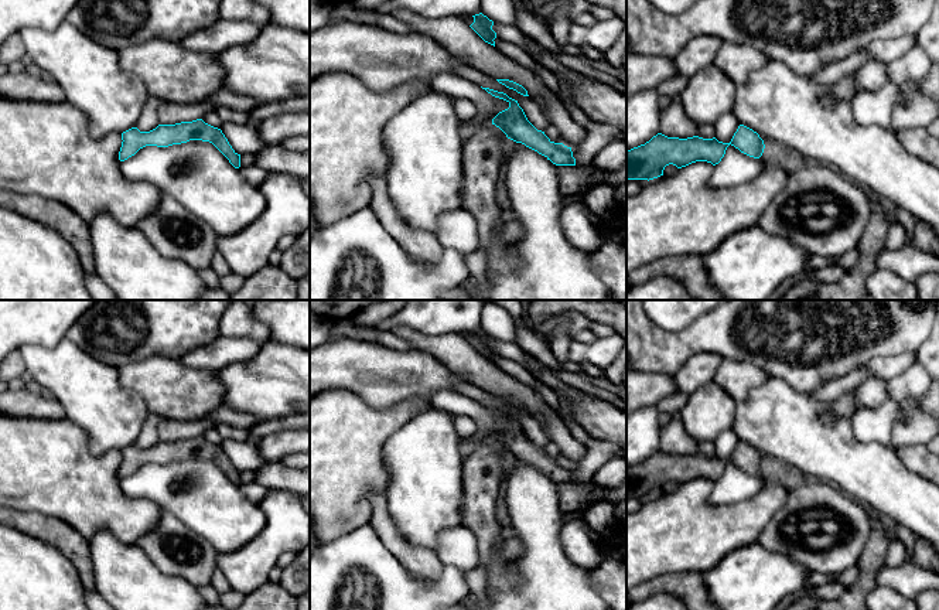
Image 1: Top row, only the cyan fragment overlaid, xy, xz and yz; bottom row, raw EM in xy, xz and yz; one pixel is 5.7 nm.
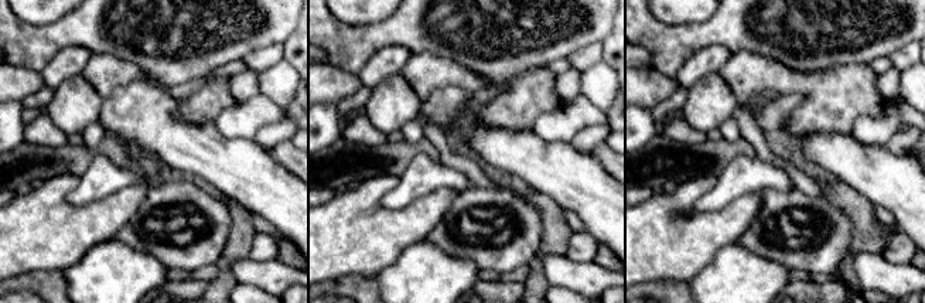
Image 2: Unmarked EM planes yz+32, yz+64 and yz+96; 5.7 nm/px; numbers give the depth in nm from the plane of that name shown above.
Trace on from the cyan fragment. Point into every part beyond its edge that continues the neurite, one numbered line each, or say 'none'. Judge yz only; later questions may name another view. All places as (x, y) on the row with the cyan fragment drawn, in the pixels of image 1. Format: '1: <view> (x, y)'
none

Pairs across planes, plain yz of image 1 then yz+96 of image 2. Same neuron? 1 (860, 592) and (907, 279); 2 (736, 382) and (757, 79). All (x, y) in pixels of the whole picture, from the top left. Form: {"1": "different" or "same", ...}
{"1": "different", "2": "same"}

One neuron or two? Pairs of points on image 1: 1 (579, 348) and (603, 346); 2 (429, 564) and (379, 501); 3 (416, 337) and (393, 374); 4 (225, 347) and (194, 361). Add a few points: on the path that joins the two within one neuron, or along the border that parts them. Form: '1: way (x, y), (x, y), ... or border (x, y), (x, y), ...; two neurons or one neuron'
1: way (584, 348), (597, 348); one neuron
2: way (410, 555), (389, 534), (381, 520); one neuron
3: border (415, 348), (433, 355), (444, 364); two neurons
4: way (218, 354), (201, 358); one neuron

